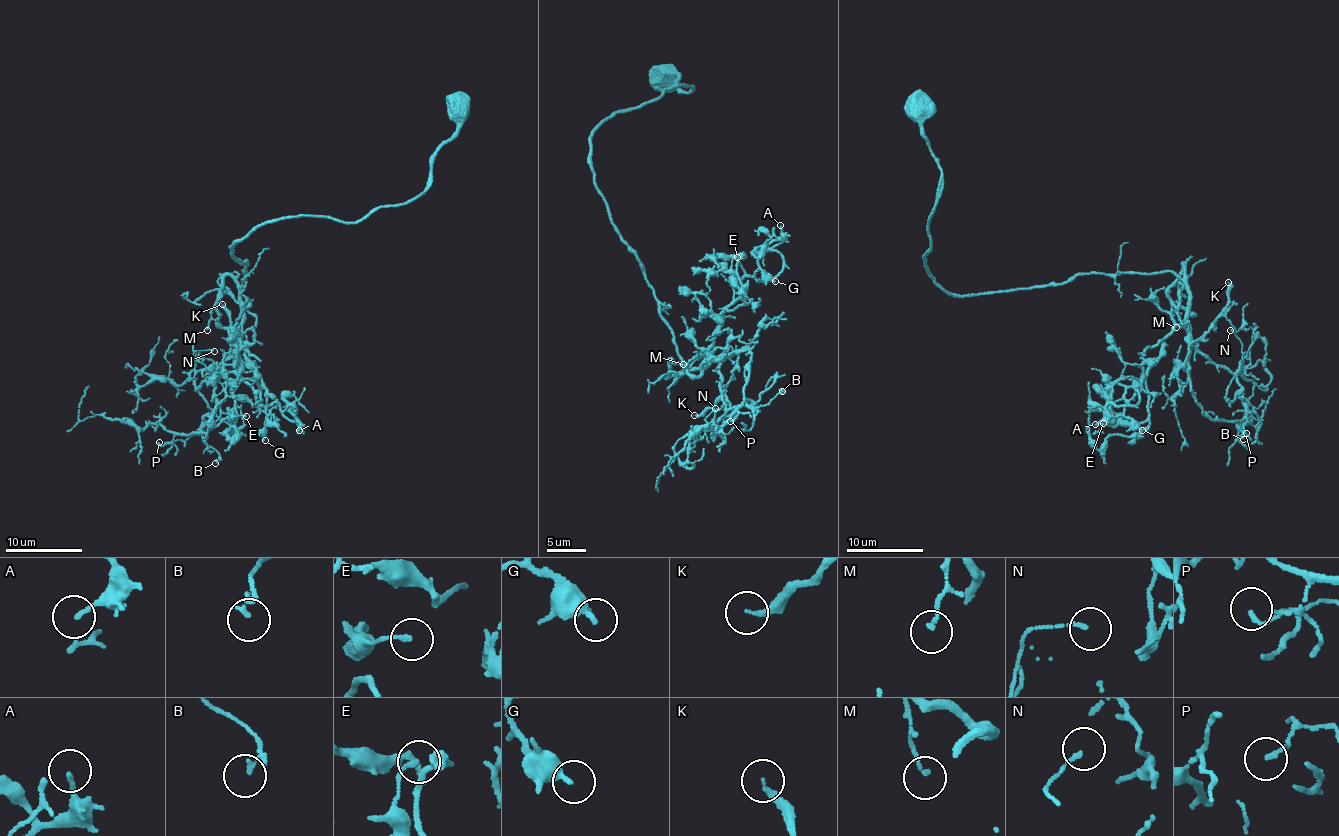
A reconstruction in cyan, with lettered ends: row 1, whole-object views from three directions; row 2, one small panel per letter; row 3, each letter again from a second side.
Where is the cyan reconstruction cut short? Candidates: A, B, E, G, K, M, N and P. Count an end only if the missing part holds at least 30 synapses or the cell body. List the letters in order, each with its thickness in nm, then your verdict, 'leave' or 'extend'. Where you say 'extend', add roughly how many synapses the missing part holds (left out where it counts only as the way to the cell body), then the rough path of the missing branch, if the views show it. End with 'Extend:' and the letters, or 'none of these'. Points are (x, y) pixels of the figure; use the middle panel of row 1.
A: 160 nm thick; leave
B: 140 nm thick; leave
E: 110 nm thick; leave
G: 280 nm thick; leave
K: 190 nm thick; leave
M: 120 nm thick; leave
N: 120 nm thick; leave
P: 150 nm thick; leave
Extend: none of these

